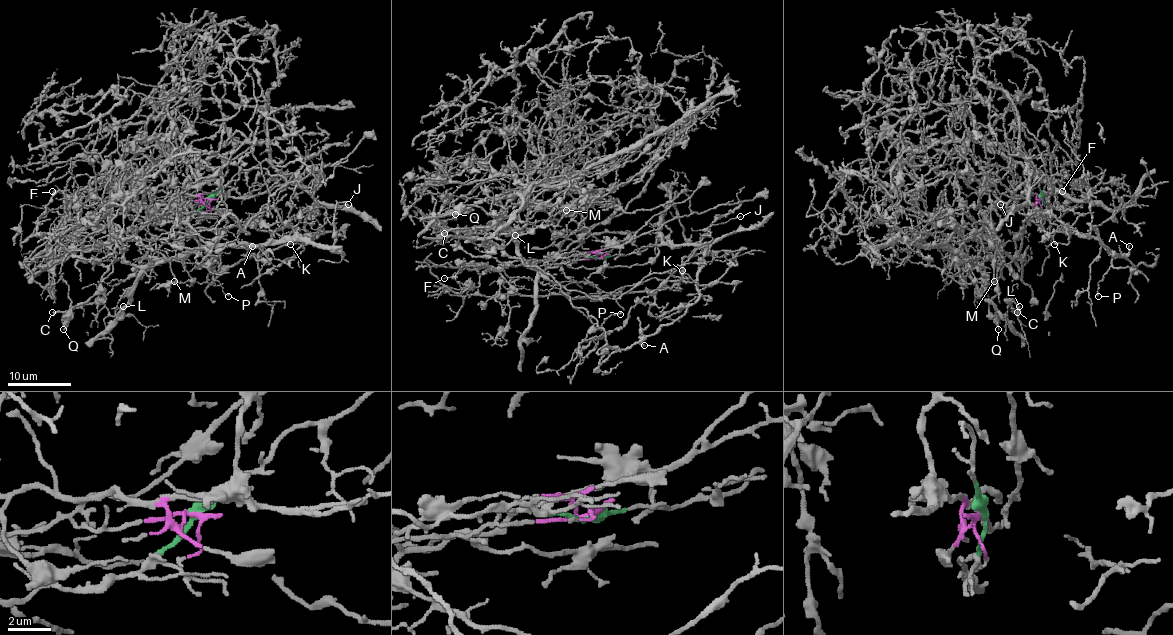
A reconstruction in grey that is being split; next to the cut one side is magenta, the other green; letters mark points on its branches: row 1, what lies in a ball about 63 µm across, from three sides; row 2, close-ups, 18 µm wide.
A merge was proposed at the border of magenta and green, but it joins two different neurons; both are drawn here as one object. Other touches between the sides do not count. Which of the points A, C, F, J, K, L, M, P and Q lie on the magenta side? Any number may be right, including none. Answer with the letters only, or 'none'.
C, F, L, M, P, Q

